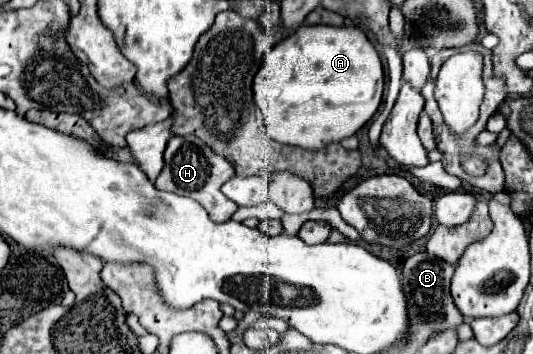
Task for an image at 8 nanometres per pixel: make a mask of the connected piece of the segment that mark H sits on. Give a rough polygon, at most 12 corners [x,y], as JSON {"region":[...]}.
{"region":[[194,135],[172,137],[156,189],[196,199],[212,221],[234,165]]}

